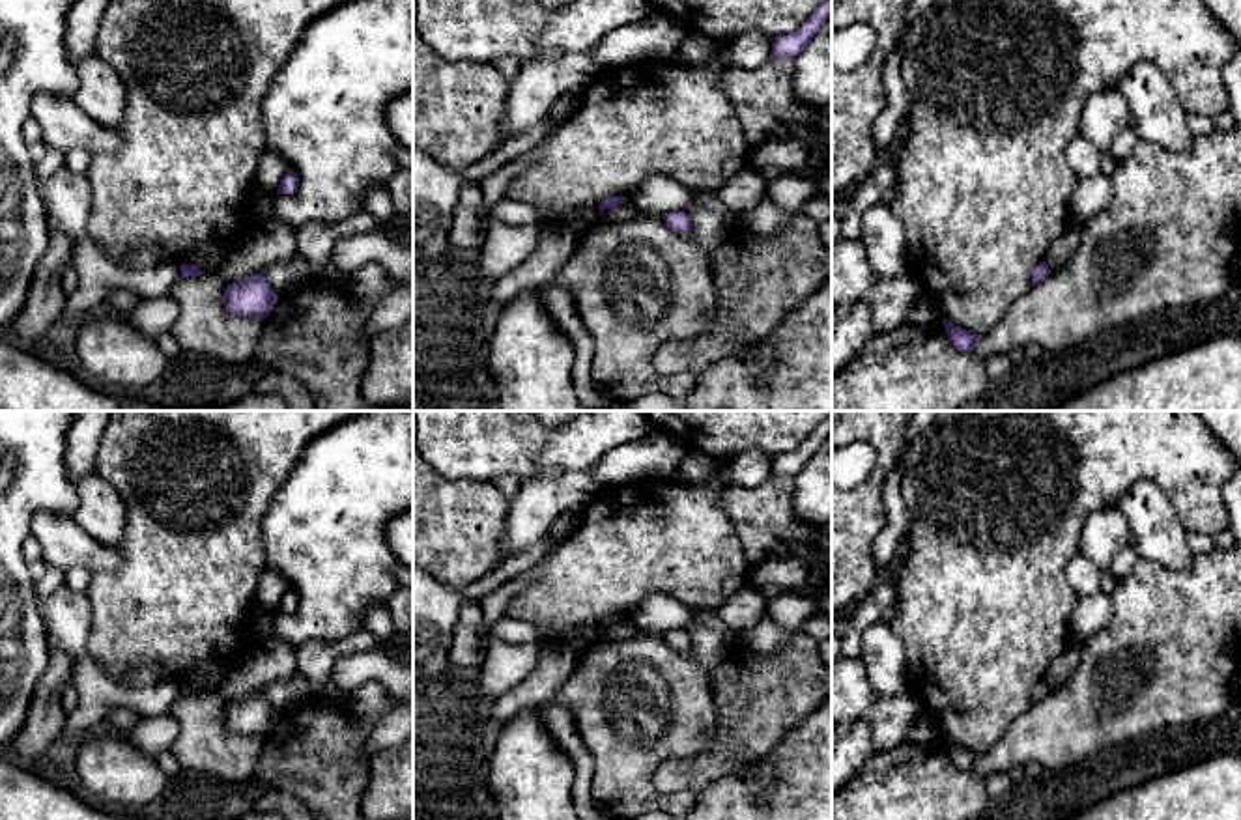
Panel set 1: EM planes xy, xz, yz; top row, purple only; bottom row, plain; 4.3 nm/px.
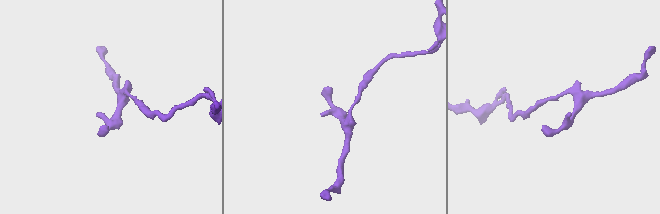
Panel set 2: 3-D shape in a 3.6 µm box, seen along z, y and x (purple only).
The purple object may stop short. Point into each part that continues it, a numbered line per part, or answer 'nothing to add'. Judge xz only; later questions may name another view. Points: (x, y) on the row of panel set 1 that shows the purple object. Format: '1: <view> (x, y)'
nothing to add

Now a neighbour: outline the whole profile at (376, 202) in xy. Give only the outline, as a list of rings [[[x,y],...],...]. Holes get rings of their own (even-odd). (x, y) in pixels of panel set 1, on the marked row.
[[[376,185],[364,194],[363,213],[372,215],[378,224],[387,224],[392,219],[394,209],[387,185]]]

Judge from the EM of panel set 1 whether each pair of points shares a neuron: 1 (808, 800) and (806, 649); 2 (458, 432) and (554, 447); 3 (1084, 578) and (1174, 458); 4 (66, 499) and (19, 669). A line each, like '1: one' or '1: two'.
1: two
2: one
3: two
4: one

